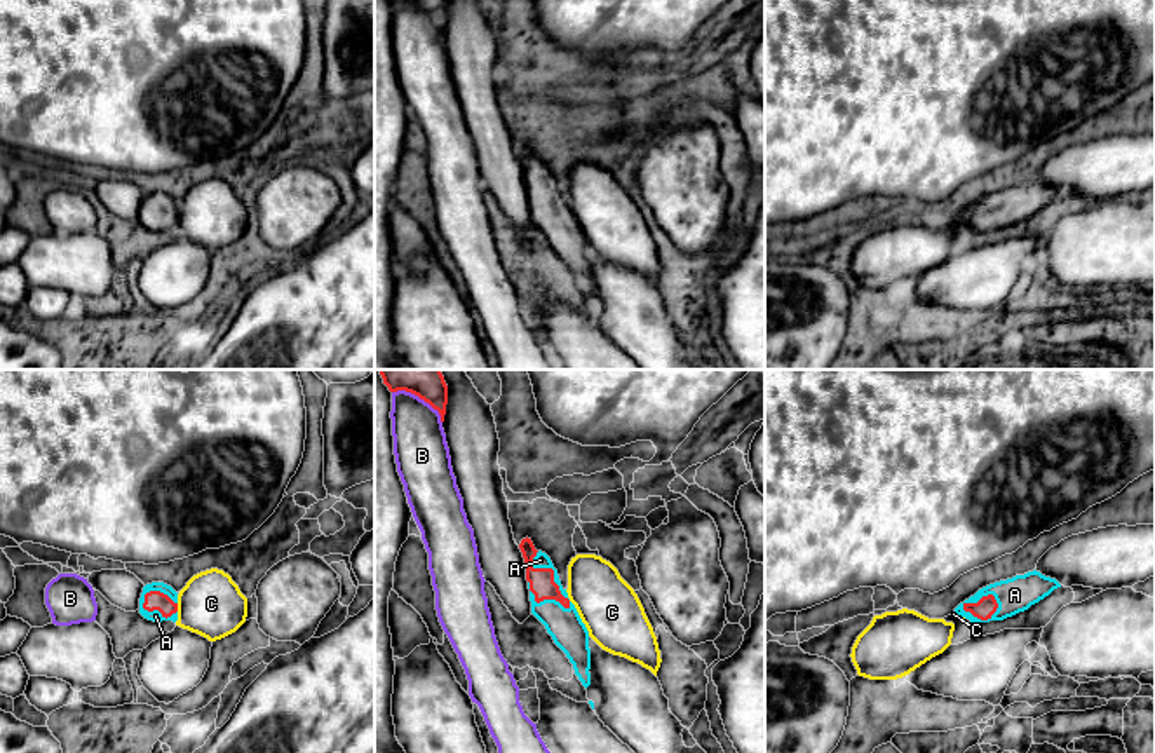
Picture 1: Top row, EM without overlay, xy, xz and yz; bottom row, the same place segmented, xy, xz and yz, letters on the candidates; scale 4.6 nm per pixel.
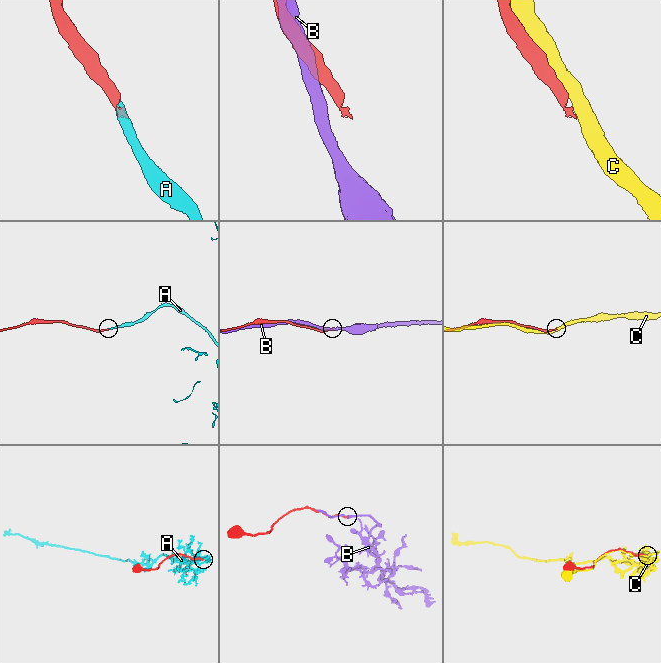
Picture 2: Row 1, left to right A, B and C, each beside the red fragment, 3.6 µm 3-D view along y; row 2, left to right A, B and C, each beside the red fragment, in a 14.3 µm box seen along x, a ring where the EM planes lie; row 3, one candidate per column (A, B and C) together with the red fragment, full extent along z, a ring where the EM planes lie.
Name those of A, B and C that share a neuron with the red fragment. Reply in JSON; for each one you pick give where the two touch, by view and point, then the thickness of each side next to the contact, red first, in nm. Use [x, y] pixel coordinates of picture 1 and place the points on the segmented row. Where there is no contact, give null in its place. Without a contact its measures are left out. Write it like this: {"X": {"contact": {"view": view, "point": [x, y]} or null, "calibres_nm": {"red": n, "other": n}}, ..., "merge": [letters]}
{"A": {"contact": {"view": "xz", "point": [553, 572]}, "calibres_nm": {"red": 120, "other": 70}}, "merge": ["A"]}

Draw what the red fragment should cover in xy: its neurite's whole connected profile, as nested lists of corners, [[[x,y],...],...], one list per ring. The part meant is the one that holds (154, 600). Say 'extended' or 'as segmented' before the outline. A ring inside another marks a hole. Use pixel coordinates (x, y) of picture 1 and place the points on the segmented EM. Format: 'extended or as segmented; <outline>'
extended; [[[152,582],[143,587],[139,598],[139,614],[153,622],[178,621],[178,593],[164,584]]]

